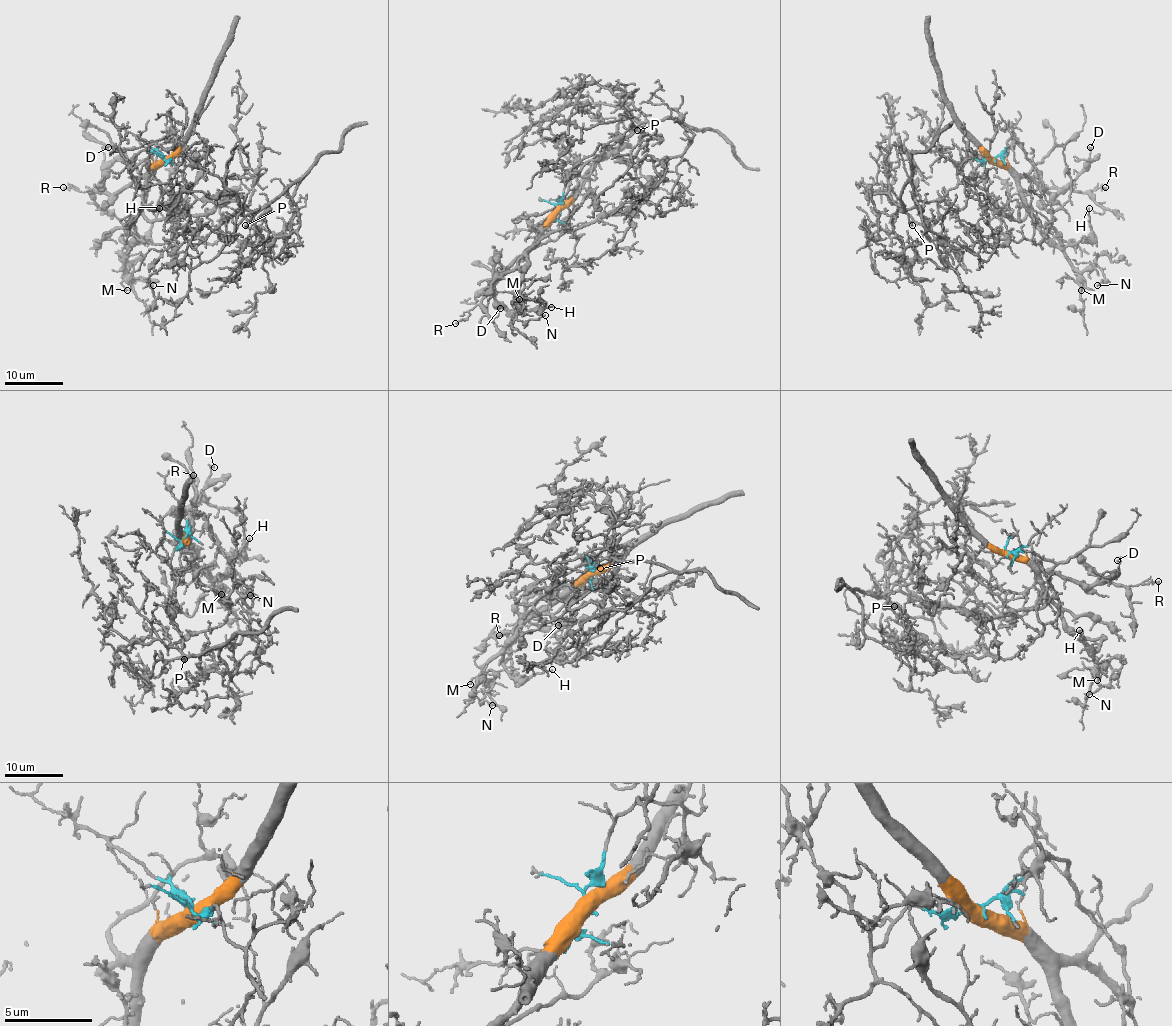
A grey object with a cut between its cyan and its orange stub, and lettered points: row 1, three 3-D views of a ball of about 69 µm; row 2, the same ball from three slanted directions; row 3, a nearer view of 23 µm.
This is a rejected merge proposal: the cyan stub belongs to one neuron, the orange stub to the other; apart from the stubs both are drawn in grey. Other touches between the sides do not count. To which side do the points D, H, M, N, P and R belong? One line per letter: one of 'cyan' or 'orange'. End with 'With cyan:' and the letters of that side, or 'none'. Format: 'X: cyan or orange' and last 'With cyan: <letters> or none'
D: orange
H: orange
M: orange
N: orange
P: cyan
R: orange
With cyan: P

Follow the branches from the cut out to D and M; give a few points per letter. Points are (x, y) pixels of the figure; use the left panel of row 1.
D: (165, 158), (152, 171), (136, 177), (110, 194), (102, 187), (102, 151), (108, 148)
M: (165, 158), (147, 178), (141, 212), (134, 222), (134, 244), (125, 257), (121, 283), (127, 290)

